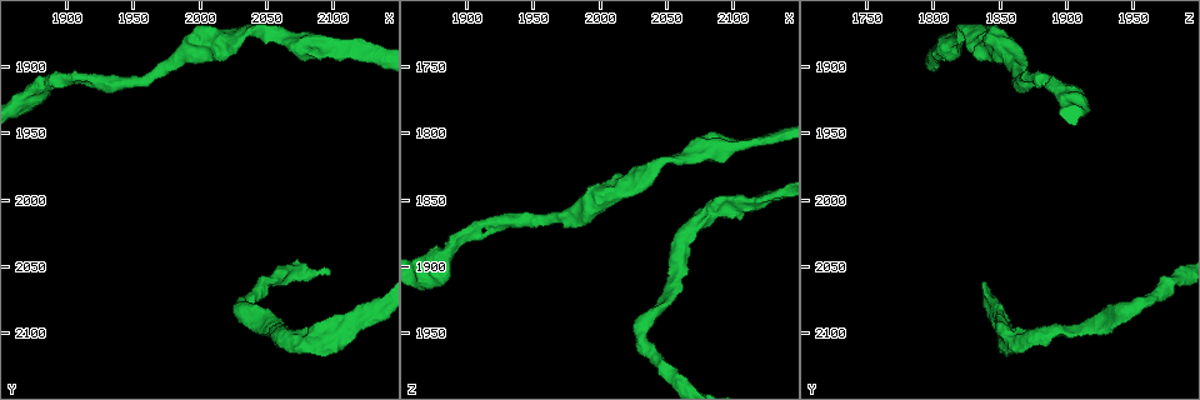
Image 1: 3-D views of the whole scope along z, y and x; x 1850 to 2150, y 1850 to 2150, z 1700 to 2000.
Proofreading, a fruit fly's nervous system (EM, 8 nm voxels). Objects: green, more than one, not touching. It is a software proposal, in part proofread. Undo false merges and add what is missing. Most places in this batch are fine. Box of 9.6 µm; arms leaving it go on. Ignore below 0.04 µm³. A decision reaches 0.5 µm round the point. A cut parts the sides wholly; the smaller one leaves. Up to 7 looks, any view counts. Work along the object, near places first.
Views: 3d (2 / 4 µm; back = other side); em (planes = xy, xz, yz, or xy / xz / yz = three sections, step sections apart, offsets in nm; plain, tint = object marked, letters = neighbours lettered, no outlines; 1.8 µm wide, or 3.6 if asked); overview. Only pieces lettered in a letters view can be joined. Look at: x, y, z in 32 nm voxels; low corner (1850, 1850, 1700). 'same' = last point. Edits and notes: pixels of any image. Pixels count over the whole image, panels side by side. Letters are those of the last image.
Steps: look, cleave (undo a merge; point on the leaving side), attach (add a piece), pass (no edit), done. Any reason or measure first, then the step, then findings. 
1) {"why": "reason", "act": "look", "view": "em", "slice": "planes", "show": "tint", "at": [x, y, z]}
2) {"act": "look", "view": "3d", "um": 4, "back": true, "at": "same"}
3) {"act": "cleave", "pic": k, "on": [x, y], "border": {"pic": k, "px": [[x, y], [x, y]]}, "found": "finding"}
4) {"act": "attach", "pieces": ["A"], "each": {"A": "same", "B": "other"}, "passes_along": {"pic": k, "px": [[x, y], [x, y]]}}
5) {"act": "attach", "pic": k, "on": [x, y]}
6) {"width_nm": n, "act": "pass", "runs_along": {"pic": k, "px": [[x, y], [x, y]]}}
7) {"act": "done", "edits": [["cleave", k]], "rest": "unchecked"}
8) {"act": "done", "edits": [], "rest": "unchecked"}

{"why": "free end", "act": "look", "view": "3d", "um": 2, "at": [2048, 2082, 1930]}

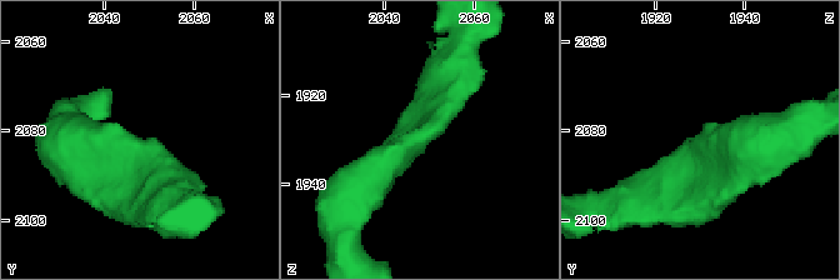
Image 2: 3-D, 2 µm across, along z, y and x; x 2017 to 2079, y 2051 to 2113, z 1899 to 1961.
{"why": "shape alone is not enough", "act": "look", "view": "em", "slice": "planes", "show": "letters", "at": [2046, 2080, 1930]}

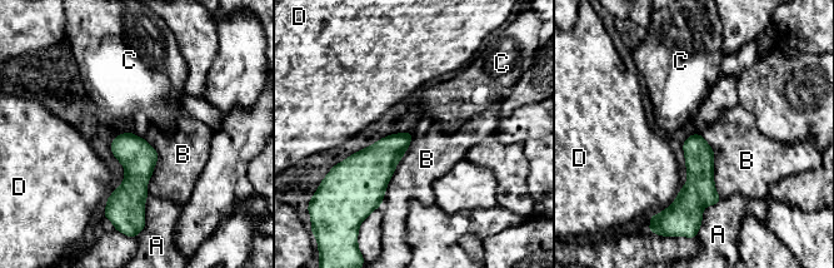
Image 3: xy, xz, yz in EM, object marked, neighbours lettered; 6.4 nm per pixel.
{"act": "pass", "each": {"A": "other", "B": "other", "C": "other", "D": "other"}, "border": {"pic": 3, "px": [[413, 138], [395, 167], [381, 202]]}, "found": "no lettered piece goes on from it"}

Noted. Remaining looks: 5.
{"why": "free end", "act": "look", "view": "em", "slice": "xy", "step": 8, "show": "tint", "at": [2106, 2088, 1848]}

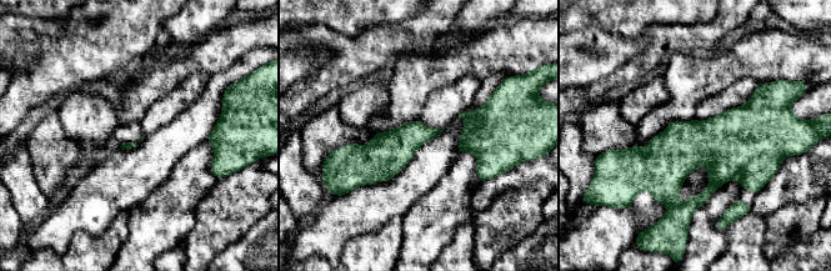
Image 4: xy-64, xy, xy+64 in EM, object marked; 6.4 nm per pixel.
{"act": "look", "view": "em", "slice": "planes", "show": "letters", "at": "same"}

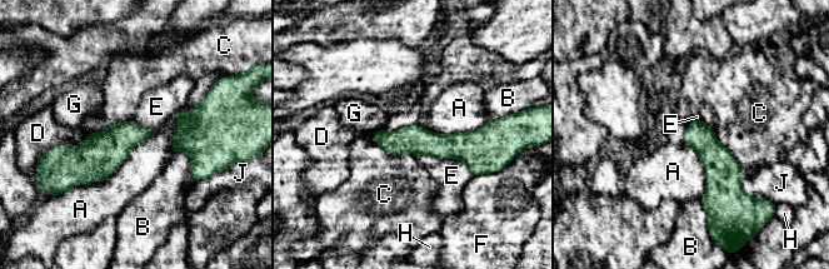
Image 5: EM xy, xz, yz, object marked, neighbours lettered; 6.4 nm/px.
{"width_nm": 170, "act": "pass", "each": {"A": "other", "B": "other", "C": "other", "D": "other", "E": "other", "F": "other", "G": "other", "H": "other", "J": "other"}, "runs_along": {"pic": 5, "px": [[488, 126], [470, 144], [375, 138]]}, "found": "no lettered piece goes on from it"}

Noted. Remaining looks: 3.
{"why": "free end", "act": "look", "view": "em", "um": 3.6, "slice": "planes", "show": "letters", "at": [2014, 1892, 1830]}

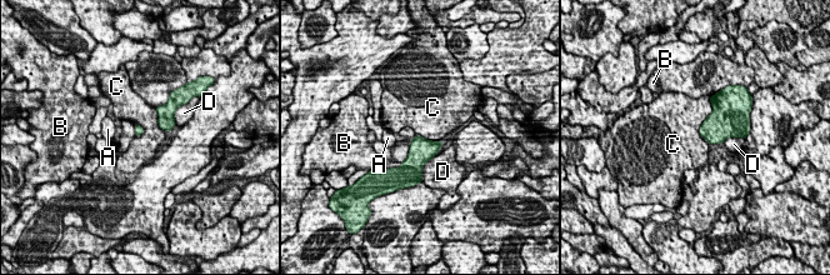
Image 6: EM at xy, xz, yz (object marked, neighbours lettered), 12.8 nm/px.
{"act": "pass", "each": {"A": "other", "B": "other", "C": "other", "D": "other"}, "border": {"pic": 6, "px": [[710, 98], [699, 130], [708, 143]]}, "found": "no lettered piece goes on from it"}

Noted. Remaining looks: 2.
{"act": "done", "edits": [], "rest": "unchecked"}

